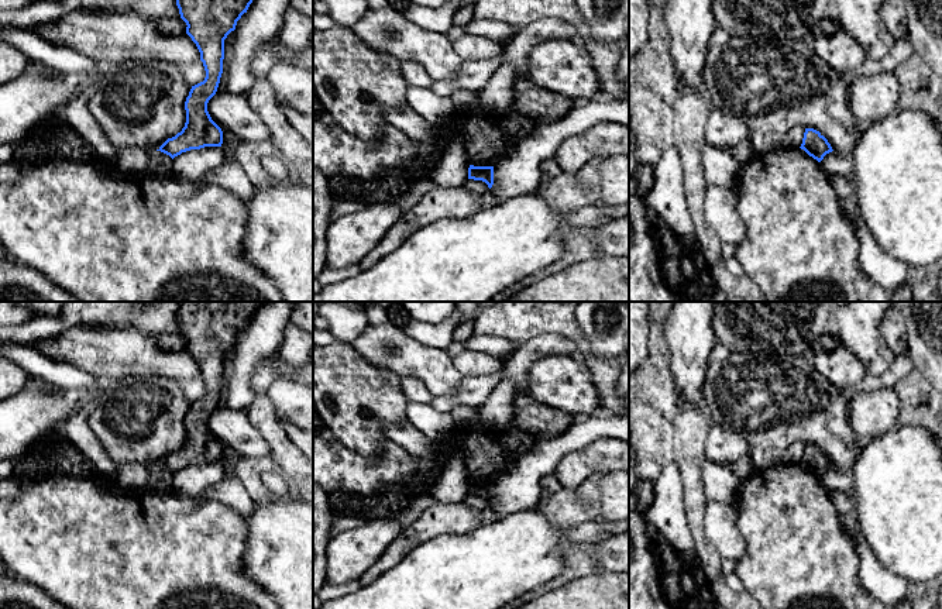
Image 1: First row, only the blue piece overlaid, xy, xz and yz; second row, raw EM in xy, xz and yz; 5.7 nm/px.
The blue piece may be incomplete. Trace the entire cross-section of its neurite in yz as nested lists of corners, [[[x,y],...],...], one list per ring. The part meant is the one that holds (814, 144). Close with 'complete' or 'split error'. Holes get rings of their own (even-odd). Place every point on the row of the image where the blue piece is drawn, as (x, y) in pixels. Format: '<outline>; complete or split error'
[[[805,128],[800,148],[818,162],[821,162],[826,154],[833,151],[828,140],[814,128]]]; complete

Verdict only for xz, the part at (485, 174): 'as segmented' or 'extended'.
as segmented

